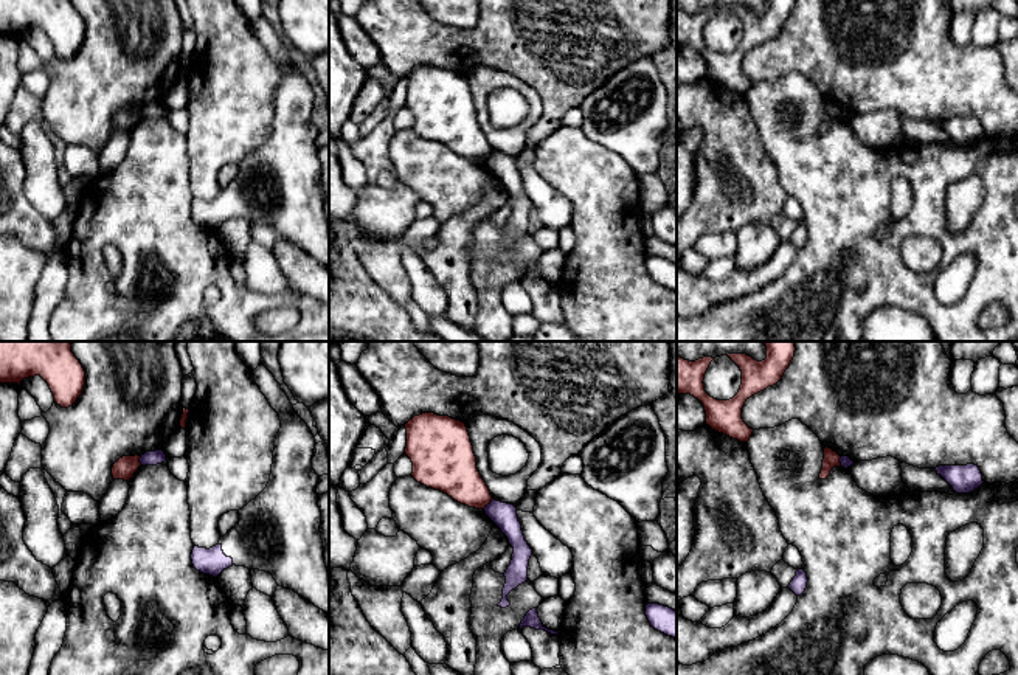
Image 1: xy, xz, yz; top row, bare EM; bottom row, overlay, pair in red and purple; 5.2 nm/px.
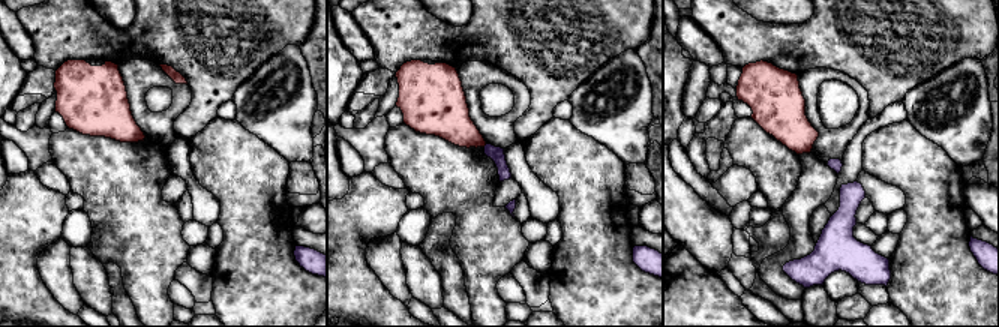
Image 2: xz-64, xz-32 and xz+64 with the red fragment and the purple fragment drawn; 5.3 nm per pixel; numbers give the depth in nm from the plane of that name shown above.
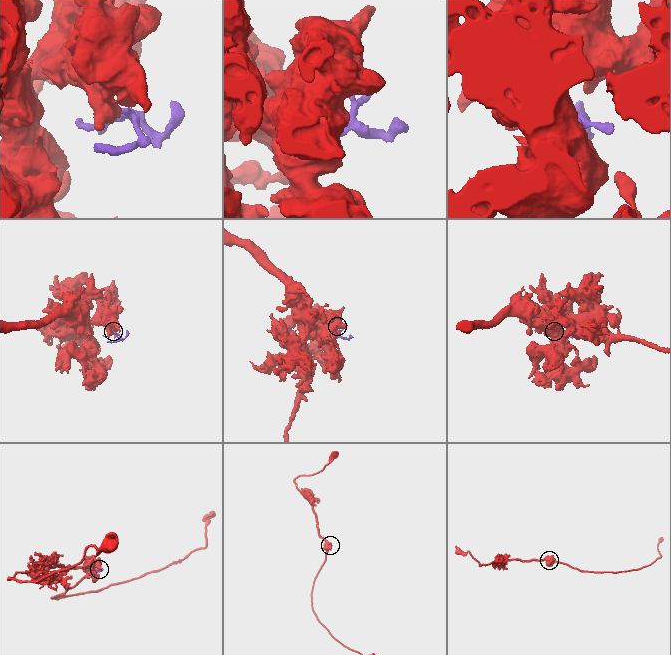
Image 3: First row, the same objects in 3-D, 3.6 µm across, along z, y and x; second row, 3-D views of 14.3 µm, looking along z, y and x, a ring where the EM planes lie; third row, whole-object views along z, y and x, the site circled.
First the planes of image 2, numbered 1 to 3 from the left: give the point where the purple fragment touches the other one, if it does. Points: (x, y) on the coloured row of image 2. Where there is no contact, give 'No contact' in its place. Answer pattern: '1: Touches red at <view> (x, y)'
1: No contact
2: No contact
3: No contact

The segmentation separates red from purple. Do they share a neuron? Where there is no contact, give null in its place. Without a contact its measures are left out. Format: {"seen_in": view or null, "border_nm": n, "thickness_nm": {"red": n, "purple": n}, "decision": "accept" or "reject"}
{"seen_in": "xz", "border_nm": 80, "thickness_nm": {"red": 240, "purple": 130}, "decision": "reject"}

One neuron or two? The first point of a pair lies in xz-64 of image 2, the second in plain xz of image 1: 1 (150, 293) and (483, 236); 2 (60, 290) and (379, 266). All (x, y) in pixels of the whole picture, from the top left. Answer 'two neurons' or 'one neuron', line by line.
1: one neuron
2: one neuron

